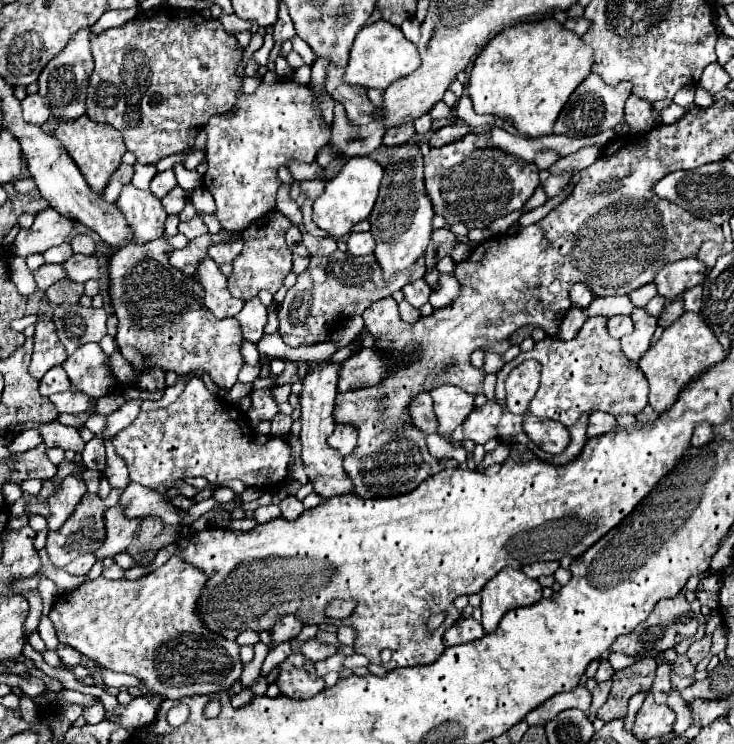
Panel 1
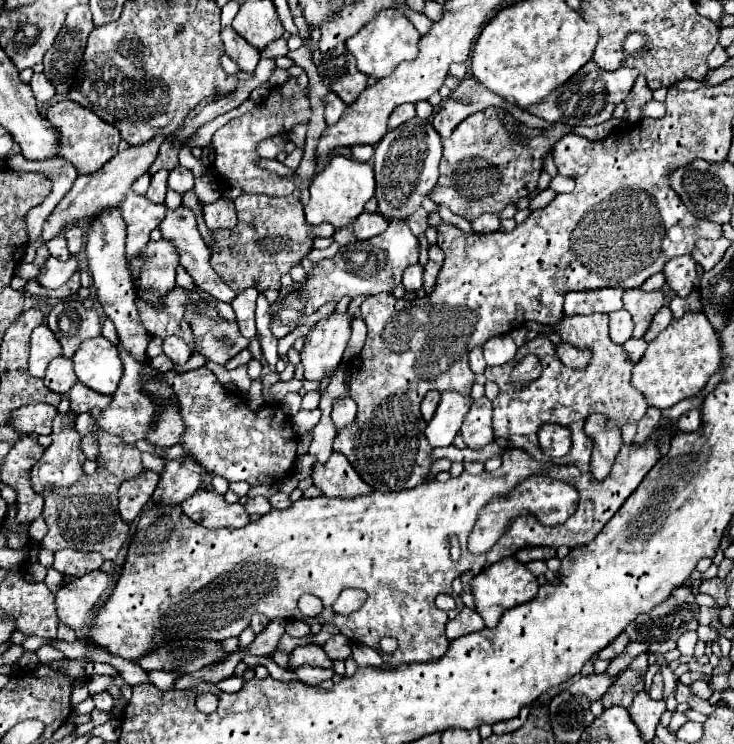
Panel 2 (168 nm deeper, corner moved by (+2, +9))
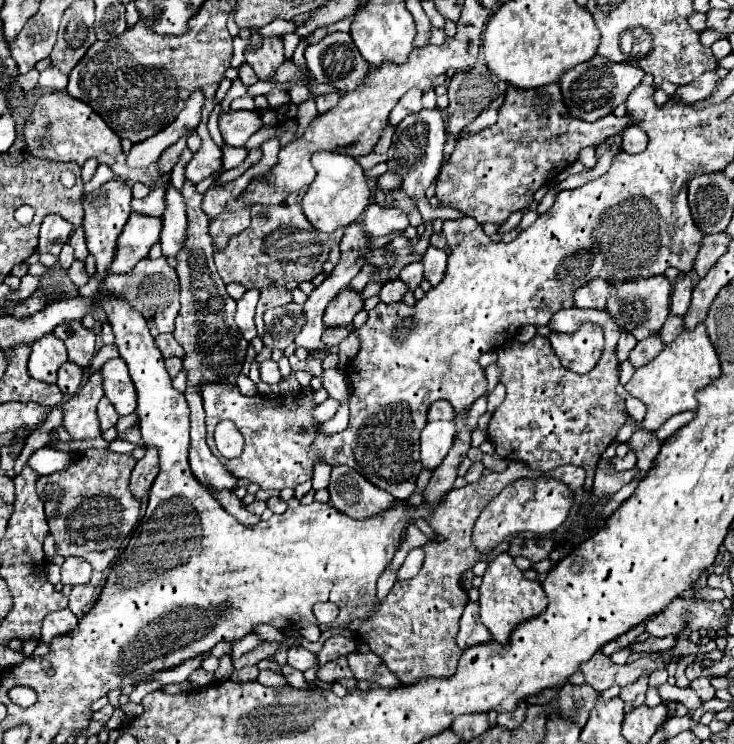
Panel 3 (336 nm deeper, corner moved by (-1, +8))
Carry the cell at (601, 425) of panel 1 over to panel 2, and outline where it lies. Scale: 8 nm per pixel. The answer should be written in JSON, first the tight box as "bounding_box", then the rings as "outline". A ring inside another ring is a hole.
{"bounding_box":[585,414,621,480],"outline":[[[601,414],[589,416],[585,424],[585,432],[593,438],[593,456],[591,456],[591,474],[597,480],[607,478],[615,456],[621,448],[621,430],[609,428],[607,418]]]}

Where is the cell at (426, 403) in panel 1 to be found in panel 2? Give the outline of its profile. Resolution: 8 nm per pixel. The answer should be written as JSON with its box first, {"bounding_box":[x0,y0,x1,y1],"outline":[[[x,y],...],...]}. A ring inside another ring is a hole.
{"bounding_box":[421,392,439,422],"outline":[[[429,392],[429,394],[423,398],[423,402],[421,402],[421,414],[423,414],[423,420],[425,420],[425,422],[429,422],[429,420],[433,418],[433,414],[435,414],[435,410],[437,410],[437,406],[439,406],[439,401],[439,392]]]}

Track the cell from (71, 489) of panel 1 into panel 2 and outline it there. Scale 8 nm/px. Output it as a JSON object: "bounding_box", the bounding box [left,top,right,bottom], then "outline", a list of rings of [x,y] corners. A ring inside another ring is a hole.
{"bounding_box":[31,410,85,494],"outline":[[[69,410],[67,414],[57,414],[55,422],[53,422],[53,444],[45,450],[45,454],[41,456],[41,460],[35,464],[33,472],[31,472],[31,482],[33,488],[41,494],[47,486],[71,486],[81,474],[83,474],[83,460],[85,454],[81,452],[81,434],[75,430],[75,418],[77,414],[73,410]]]}

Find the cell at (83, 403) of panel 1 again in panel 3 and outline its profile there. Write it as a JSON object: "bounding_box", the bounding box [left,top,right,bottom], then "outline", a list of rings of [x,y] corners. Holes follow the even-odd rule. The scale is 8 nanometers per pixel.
{"bounding_box":[98,397,118,431],"outline":[[[102,397],[100,399],[100,403],[98,403],[98,419],[100,419],[100,425],[102,425],[102,431],[106,431],[106,429],[110,429],[110,427],[114,427],[116,425],[116,421],[118,421],[118,413],[116,413],[116,409],[112,407],[112,403],[106,399],[106,397]]]}

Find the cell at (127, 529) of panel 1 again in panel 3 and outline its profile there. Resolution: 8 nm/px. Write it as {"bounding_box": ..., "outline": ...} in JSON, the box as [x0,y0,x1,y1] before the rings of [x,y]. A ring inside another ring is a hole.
{"bounding_box":[130,447,158,499],"outline":[[[148,447],[146,455],[136,463],[136,467],[132,471],[130,493],[136,499],[142,499],[144,495],[148,495],[156,475],[158,475],[158,453],[154,451],[154,447]]]}

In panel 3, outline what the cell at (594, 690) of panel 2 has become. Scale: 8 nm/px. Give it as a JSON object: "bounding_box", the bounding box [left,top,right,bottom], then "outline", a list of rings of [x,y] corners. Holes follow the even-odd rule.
{"bounding_box":[580,653,666,693],"outline":[[[596,653],[592,659],[580,666],[580,670],[584,674],[585,682],[592,685],[598,693],[602,693],[614,685],[626,687],[626,685],[634,683],[634,679],[638,679],[638,675],[652,673],[652,671],[664,669],[664,667],[666,667],[666,663],[660,653],[652,655],[652,657],[640,657],[634,663],[624,663],[624,665],[614,665],[610,661],[610,657]]]}

